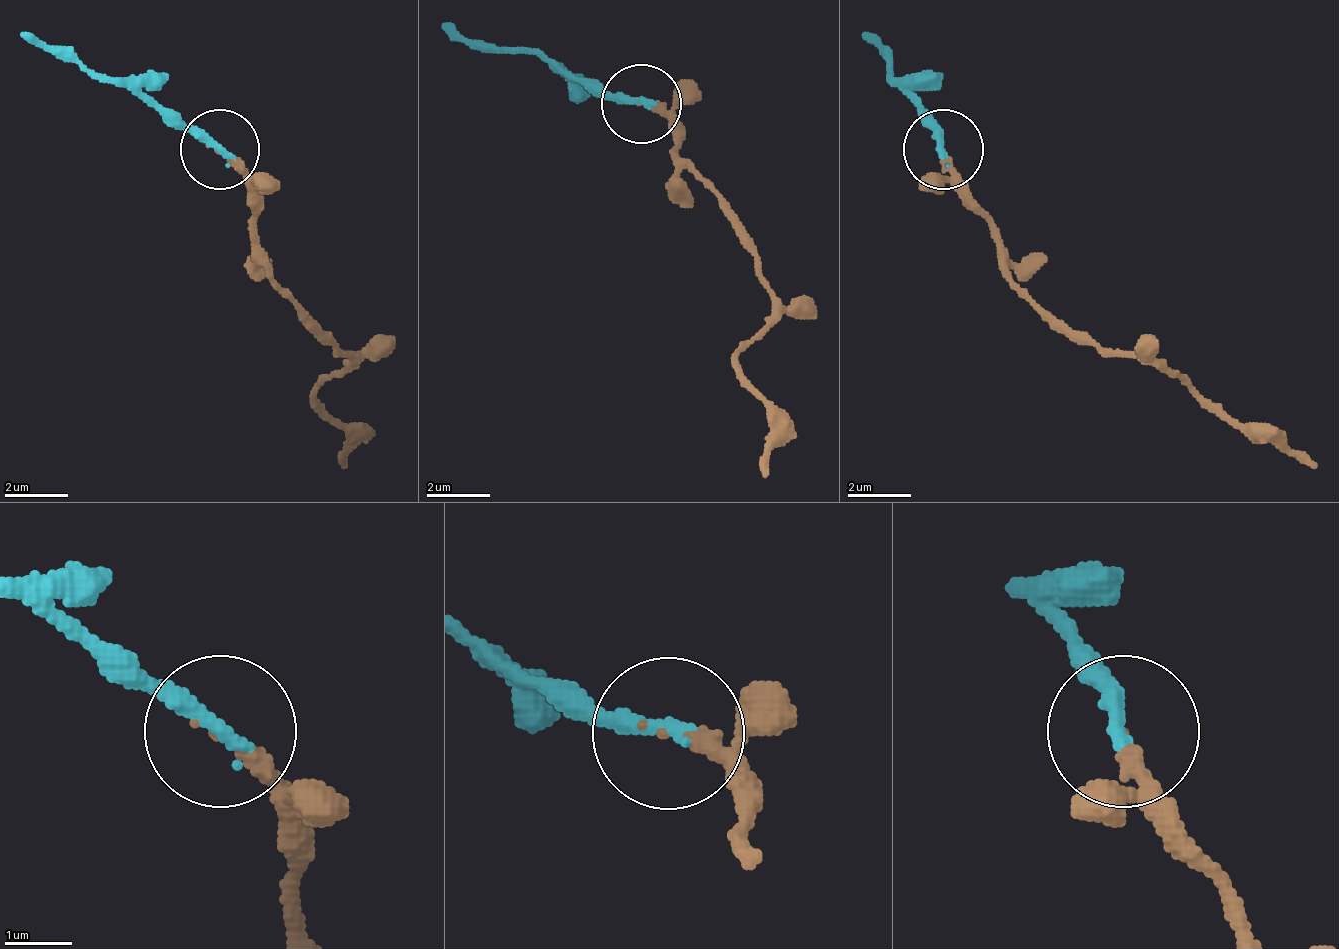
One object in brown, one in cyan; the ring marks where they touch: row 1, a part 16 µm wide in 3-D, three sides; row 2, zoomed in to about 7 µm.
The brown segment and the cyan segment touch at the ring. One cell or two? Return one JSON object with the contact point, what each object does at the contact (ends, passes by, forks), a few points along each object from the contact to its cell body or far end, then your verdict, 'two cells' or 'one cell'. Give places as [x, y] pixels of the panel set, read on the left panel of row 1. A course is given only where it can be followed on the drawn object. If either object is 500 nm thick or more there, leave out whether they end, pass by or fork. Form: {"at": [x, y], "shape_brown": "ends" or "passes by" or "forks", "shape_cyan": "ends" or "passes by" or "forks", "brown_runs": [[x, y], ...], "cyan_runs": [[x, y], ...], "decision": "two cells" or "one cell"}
{"at": [219, 149], "shape_brown": "ends", "shape_cyan": "ends", "brown_runs": [[221, 151], [261, 262], [349, 358], [317, 390], [349, 429], [341, 469]], "cyan_runs": [[221, 151], [23, 32]], "decision": "one cell"}

